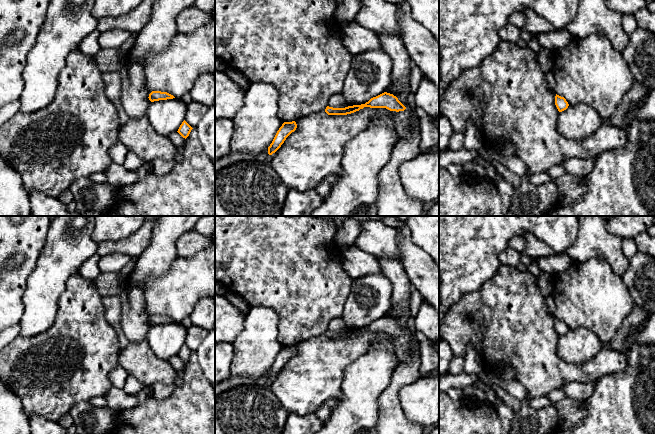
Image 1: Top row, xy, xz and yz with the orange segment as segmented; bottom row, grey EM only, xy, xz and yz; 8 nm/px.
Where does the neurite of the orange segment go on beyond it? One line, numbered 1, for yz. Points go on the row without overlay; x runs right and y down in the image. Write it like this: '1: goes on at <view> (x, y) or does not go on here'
1: does not go on here

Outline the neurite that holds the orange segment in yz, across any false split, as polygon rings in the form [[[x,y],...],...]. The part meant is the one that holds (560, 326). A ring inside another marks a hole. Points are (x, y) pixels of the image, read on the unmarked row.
[[[557,318],[555,320],[555,329],[556,329],[559,336],[566,334],[569,330],[566,323],[564,321],[557,319]]]

